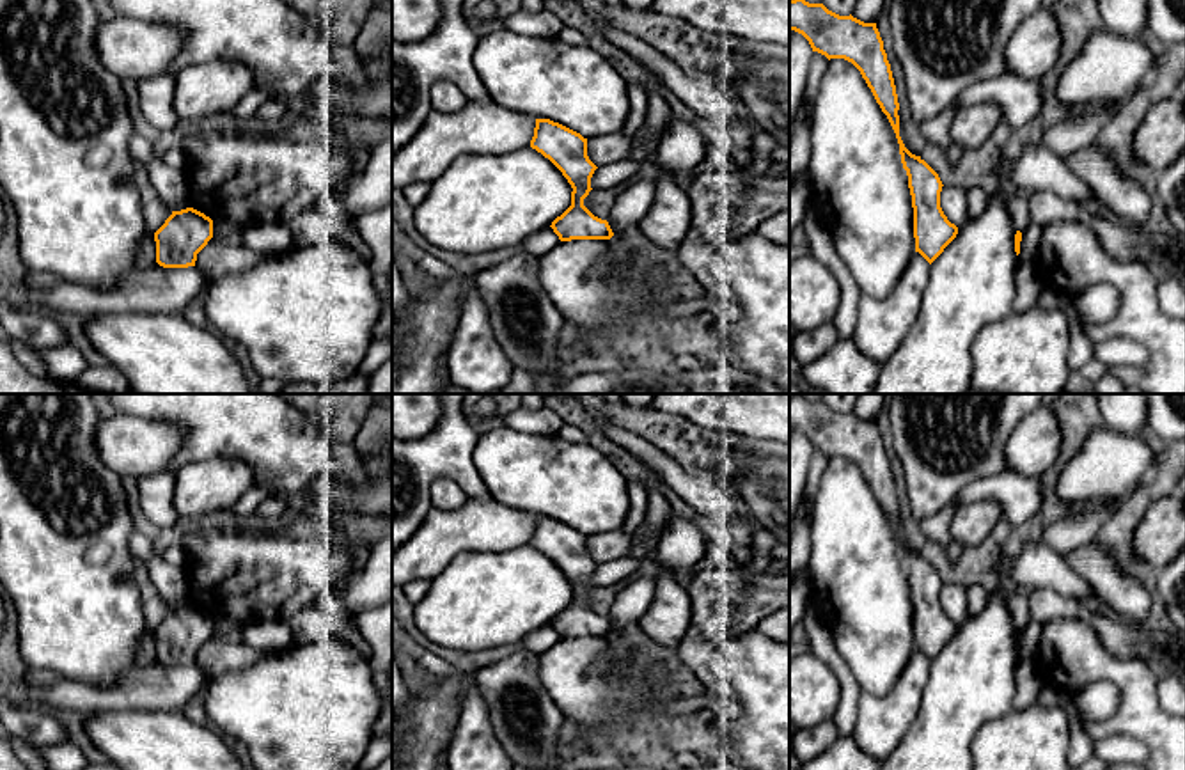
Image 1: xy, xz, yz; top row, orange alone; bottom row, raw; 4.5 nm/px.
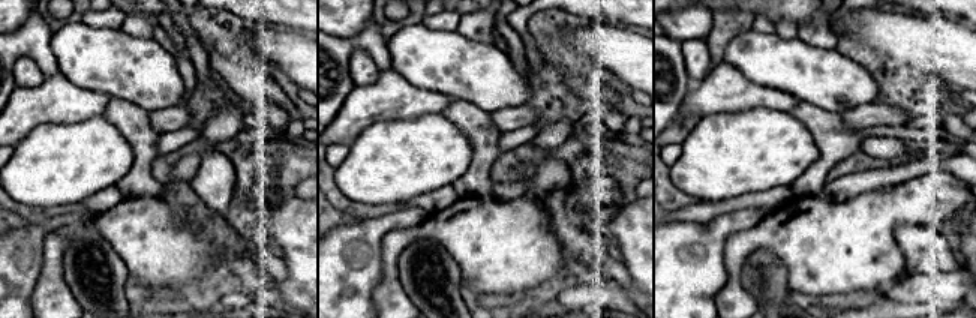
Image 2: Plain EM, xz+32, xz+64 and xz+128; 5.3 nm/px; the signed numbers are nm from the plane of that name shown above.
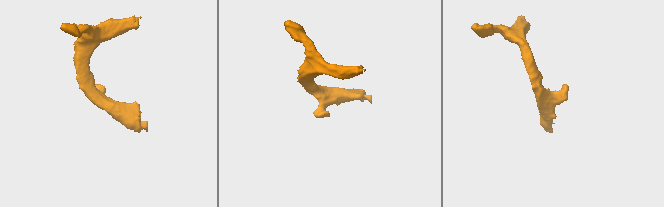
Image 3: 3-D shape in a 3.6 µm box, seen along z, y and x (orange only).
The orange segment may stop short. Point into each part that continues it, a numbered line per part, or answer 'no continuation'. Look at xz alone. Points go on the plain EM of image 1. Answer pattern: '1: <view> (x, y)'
no continuation

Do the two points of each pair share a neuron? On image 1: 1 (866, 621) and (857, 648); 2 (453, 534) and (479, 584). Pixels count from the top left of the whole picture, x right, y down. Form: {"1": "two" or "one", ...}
{"1": "one", "2": "two"}

